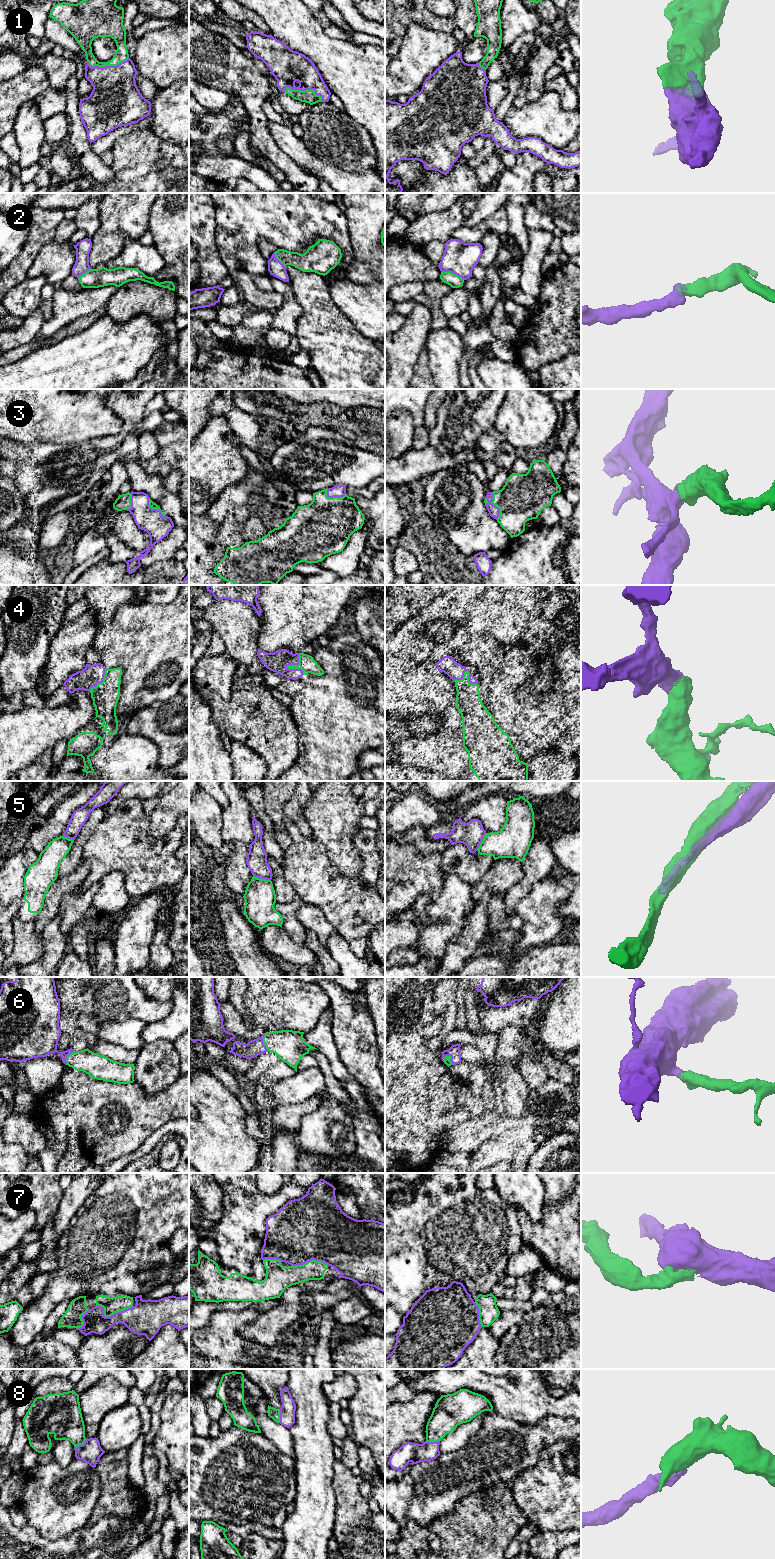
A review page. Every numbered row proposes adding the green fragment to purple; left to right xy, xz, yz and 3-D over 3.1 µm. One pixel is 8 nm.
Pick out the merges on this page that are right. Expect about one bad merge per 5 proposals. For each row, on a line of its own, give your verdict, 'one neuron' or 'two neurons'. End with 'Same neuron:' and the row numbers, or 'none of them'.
1: one neuron
2: one neuron
3: one neuron
4: one neuron
5: two neurons
6: one neuron
7: one neuron
8: one neuron
Same neuron: 1, 2, 3, 4, 6, 7, 8

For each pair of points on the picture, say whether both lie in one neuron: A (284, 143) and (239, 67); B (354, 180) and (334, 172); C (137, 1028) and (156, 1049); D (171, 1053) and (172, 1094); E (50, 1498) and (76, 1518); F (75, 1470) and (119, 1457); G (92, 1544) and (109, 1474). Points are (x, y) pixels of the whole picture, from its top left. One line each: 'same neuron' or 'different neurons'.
A: different neurons
B: same neuron
C: different neurons
D: different neurons
E: same neuron
F: different neurons
G: different neurons

